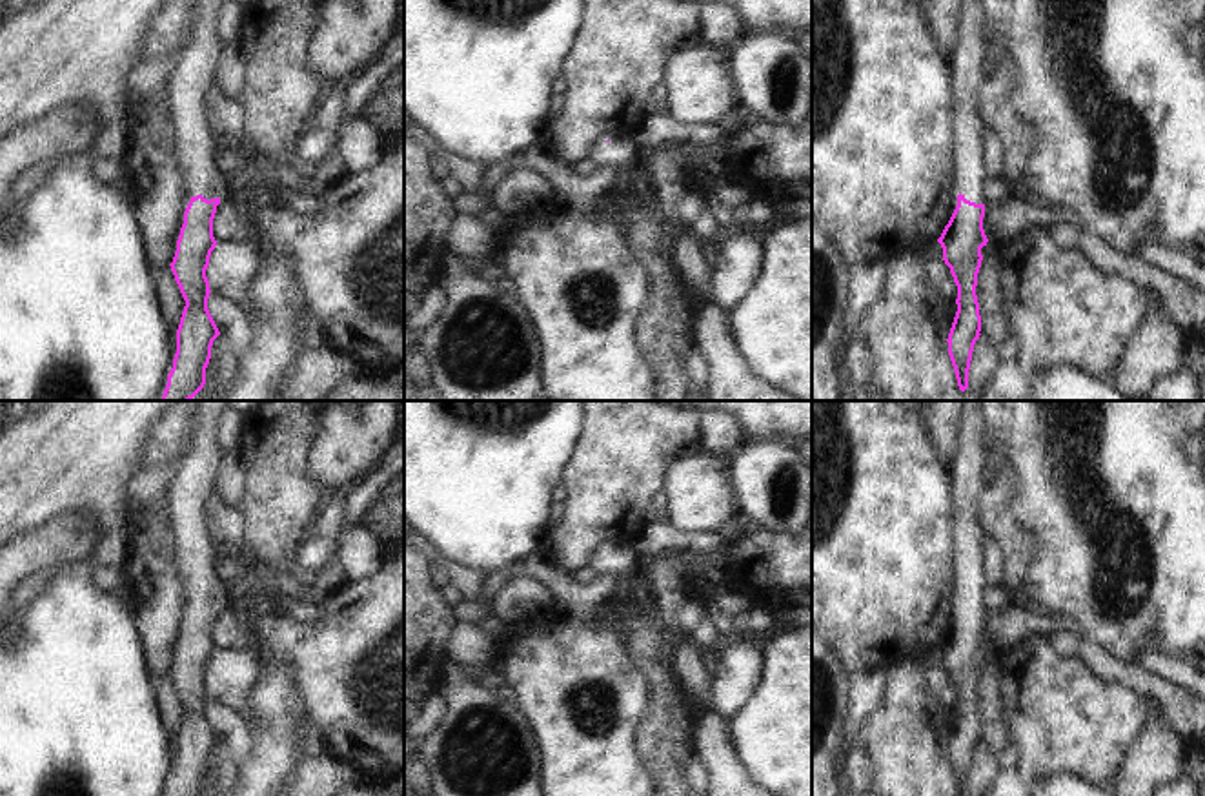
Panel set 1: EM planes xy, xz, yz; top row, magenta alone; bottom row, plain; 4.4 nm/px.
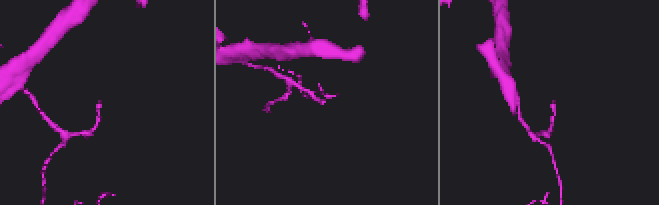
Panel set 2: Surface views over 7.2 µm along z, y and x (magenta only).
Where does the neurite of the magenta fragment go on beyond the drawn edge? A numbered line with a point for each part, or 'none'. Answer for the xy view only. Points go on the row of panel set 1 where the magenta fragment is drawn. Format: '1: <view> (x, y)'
1: xy (195, 73)

